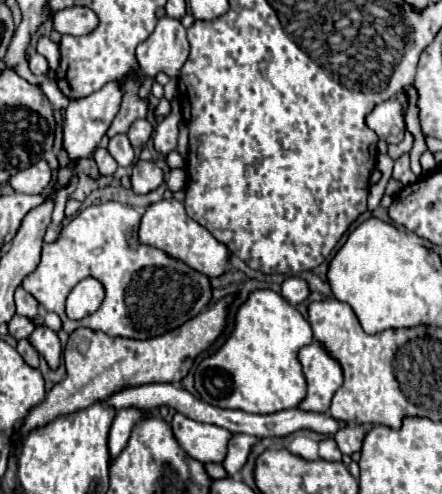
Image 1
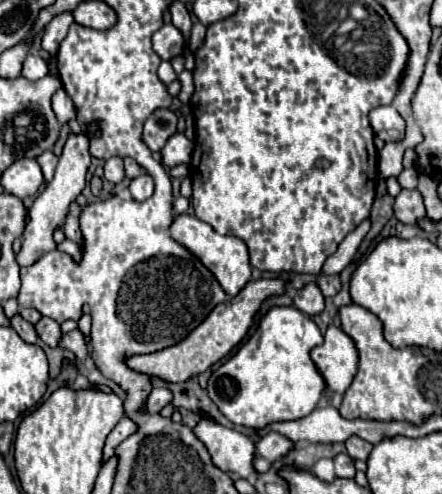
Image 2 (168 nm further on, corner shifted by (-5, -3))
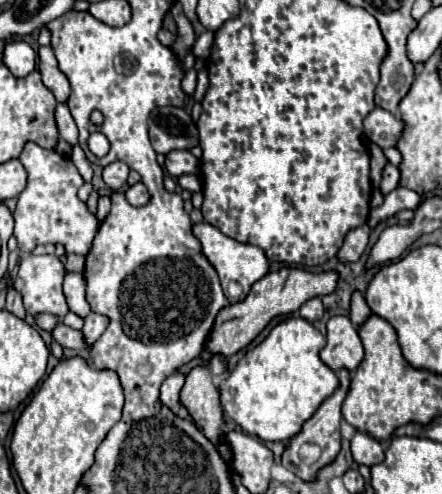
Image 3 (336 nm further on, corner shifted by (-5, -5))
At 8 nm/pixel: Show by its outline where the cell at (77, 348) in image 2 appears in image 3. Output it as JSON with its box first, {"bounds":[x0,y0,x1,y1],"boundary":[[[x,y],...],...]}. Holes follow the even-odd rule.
{"bounds":[83,312,109,344],"boundary":[[[91,312],[91,314],[85,318],[85,326],[83,326],[85,340],[89,340],[89,344],[97,342],[97,338],[105,332],[107,324],[109,324],[109,318],[107,318],[107,316],[97,314],[97,312]]]}

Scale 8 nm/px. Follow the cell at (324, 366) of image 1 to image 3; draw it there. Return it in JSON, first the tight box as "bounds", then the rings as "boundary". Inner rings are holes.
{"bounds":[321,316,363,370],"boundary":[[[333,316],[327,322],[327,344],[321,350],[321,360],[333,370],[355,370],[361,364],[363,344],[349,316]]]}

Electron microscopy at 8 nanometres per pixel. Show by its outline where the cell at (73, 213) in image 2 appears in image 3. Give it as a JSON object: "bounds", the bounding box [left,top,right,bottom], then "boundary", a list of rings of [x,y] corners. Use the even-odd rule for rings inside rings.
{"bounds":[13,142,99,256],"boundary":[[[27,142],[19,160],[27,170],[27,186],[23,196],[17,198],[17,206],[13,210],[13,236],[17,238],[19,252],[29,254],[39,244],[63,244],[67,254],[87,256],[93,238],[99,228],[99,220],[87,210],[85,202],[75,196],[83,178],[77,172],[75,164],[69,158],[63,158],[55,150],[47,150],[37,146],[35,142]]]}

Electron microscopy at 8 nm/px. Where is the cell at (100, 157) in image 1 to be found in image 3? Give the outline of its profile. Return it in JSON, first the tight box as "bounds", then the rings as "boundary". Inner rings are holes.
{"bounds":[103,162,129,192],"boundary":[[[113,162],[113,164],[105,166],[105,170],[103,170],[103,180],[105,180],[105,184],[107,184],[109,188],[113,188],[115,192],[121,190],[121,188],[125,188],[127,176],[129,176],[129,168],[127,168],[127,164],[123,164],[123,162]]]}

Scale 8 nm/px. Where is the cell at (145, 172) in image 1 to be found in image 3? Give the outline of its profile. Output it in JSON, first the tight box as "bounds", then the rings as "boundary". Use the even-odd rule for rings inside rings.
{"bounds":[125,182,151,206],"boundary":[[[141,182],[135,184],[135,186],[129,186],[125,190],[125,196],[127,196],[127,200],[129,200],[131,206],[145,206],[149,202],[149,198],[151,198],[149,192],[147,192],[147,188]]]}

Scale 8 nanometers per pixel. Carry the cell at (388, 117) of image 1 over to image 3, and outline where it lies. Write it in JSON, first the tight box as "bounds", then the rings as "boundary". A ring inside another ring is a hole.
{"bounds":[363,106,403,148],"boundary":[[[379,106],[373,112],[369,112],[369,116],[363,120],[363,126],[365,126],[367,138],[381,148],[395,146],[395,142],[401,136],[401,128],[403,128],[401,120],[395,114]]]}

